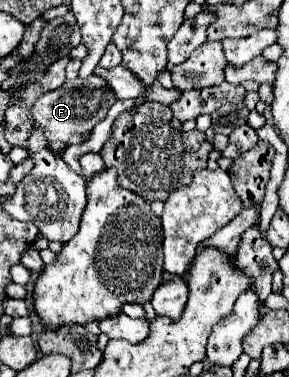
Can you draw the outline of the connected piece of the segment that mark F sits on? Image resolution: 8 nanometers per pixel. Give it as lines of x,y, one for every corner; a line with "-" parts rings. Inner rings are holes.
93,74
87,80
79,78
79,86
69,88
69,84
65,84
63,88
43,94
31,108
31,114
35,116
35,128
43,128
49,142
61,140
65,144
83,144
83,134
89,134
95,124
107,116
115,100
111,86
101,76

